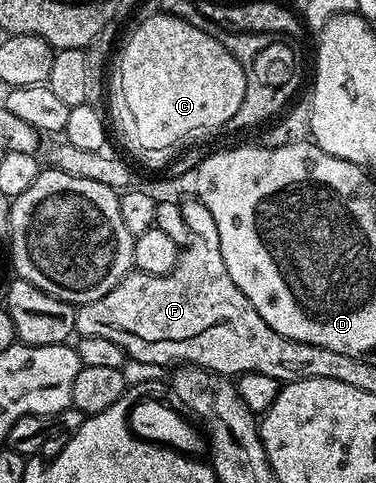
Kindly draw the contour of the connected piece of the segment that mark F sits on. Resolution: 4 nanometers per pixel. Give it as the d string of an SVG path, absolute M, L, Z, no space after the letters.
M190 197L182 203L182 215L190 225L200 225L200 234L206 234L206 241L196 238L185 250L177 254L177 261L169 273L156 276L150 273L130 271L127 276L117 284L112 291L108 292L102 299L94 303L84 304L77 308L76 333L82 337L102 336L104 327L119 327L128 333L139 337L145 337L149 341L160 339L181 339L186 335L192 335L220 317L233 318L236 315L249 316L255 312L252 304L248 302L241 289L231 279L230 273L226 270L225 260L222 259L220 240L218 239L217 224L214 223L210 211L206 210L197 198Z

